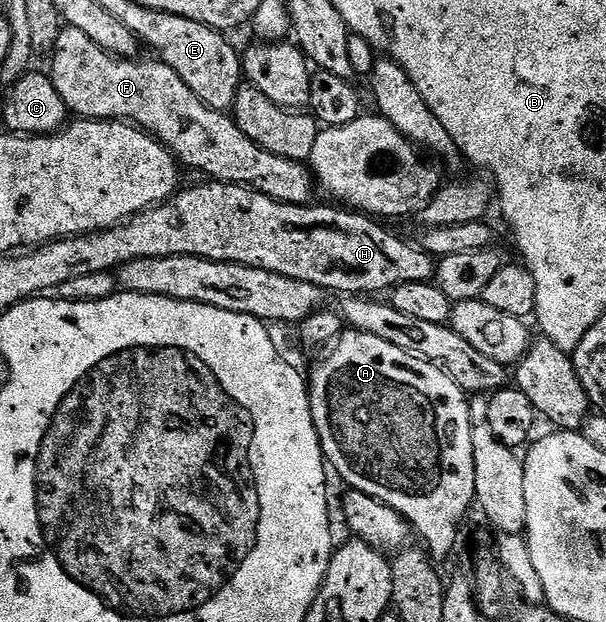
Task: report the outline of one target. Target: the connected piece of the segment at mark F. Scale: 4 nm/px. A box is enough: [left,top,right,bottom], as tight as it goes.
[49,27,317,205]

